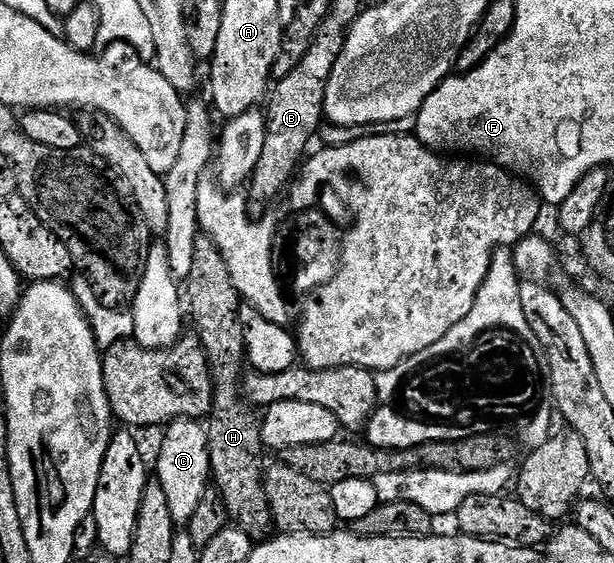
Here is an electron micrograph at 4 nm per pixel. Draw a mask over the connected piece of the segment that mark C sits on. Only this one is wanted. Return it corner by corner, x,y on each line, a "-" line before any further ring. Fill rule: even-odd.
179,418
170,422
163,432
165,435
157,455
155,479
164,488
165,496
168,498
169,513
176,526
183,527
195,513
211,479
207,430
198,420

